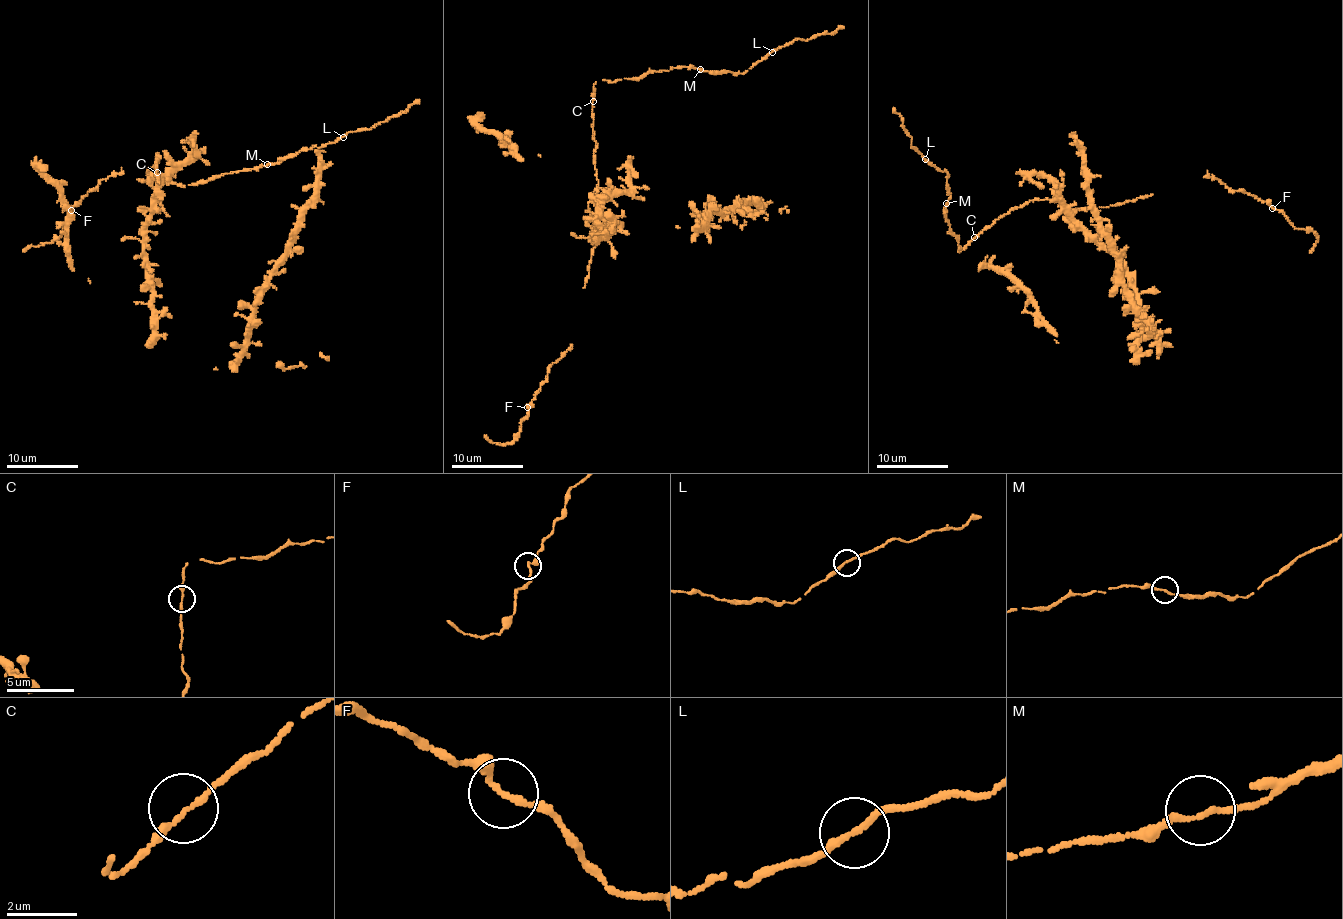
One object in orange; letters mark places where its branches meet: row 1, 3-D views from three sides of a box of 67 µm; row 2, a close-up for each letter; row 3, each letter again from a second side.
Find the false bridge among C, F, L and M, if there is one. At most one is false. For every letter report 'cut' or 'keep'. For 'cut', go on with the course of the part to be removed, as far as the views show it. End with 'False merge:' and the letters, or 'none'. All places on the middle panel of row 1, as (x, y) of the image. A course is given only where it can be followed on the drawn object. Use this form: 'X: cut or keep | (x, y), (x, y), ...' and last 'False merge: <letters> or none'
C: keep
F: keep
L: keep
M: keep
False merge: none

